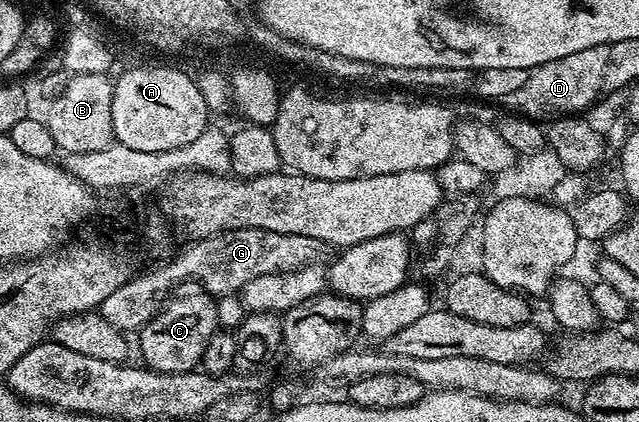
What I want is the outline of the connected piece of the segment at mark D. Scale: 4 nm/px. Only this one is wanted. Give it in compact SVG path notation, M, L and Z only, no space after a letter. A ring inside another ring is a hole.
M599 45L598 47L586 47L586 51L574 51L574 55L566 55L562 59L554 59L554 63L542 63L536 69L531 70L528 80L522 87L518 88L518 91L513 91L506 95L502 100L502 105L511 111L513 114L519 115L525 119L539 119L538 117L548 117L547 119L555 119L561 115L580 115L585 111L583 109L591 110L597 102L601 100L602 94L605 92L603 87L603 80L606 79L606 67L608 66L608 51L609 46Z

